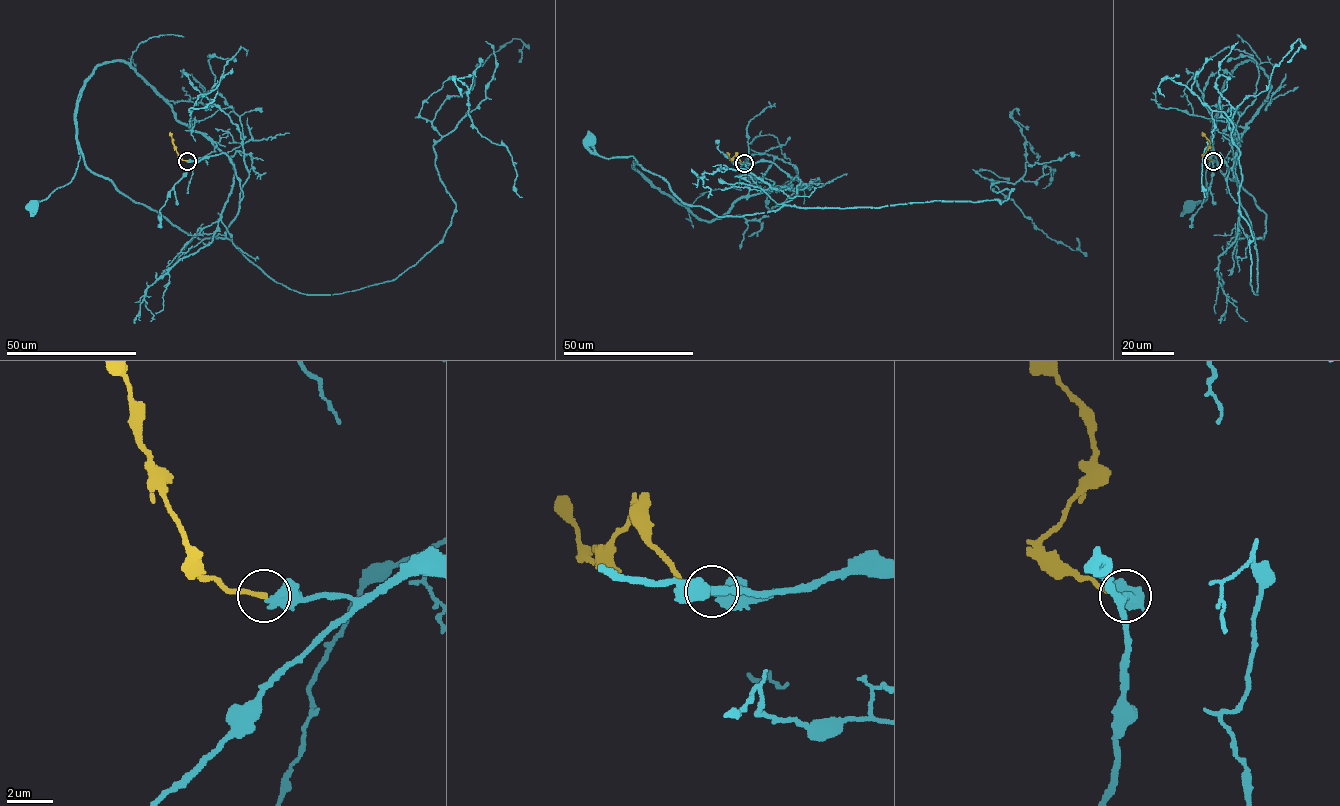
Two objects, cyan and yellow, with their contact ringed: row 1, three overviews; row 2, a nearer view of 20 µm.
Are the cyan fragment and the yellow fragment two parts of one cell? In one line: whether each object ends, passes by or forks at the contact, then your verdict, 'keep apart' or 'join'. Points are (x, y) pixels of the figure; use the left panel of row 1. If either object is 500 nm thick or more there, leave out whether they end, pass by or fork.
join

